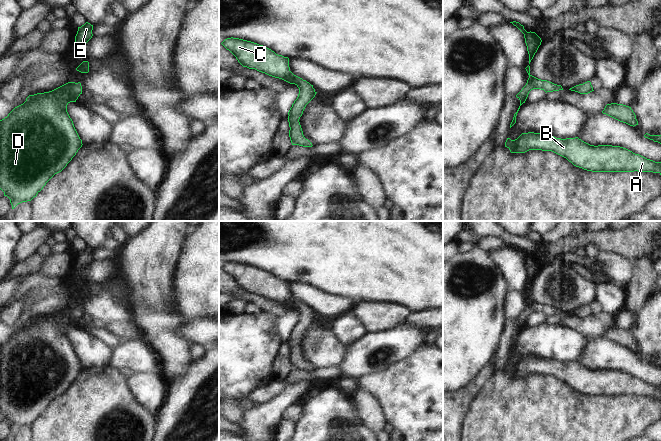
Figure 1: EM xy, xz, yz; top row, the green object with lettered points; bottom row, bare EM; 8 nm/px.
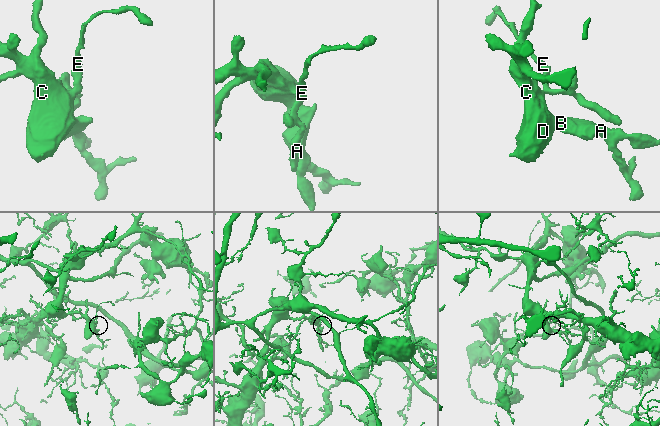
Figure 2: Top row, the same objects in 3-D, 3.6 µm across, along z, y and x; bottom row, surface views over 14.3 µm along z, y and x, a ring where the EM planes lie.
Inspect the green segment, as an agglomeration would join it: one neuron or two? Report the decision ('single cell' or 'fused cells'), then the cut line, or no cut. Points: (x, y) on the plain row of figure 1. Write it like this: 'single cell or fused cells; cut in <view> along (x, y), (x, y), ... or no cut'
single cell; no cut

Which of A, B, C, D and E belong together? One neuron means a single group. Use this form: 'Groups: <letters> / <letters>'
Groups: A B C D E.

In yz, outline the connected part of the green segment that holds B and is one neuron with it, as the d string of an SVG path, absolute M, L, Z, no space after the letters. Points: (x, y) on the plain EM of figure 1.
M528 356L517 363L505 366L511 377L529 374L552 375L574 390L592 396L653 396L661 399L661 386L647 383L632 375L612 369L590 369L578 361L556 362L550 359Z

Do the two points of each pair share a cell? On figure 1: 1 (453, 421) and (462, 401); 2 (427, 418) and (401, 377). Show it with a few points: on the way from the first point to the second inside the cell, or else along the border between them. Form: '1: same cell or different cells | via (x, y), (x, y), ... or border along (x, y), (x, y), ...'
1: same cell | via (453, 416), (453, 410), (457, 406)
2: same cell | via (424, 408), (424, 400), (411, 387)

